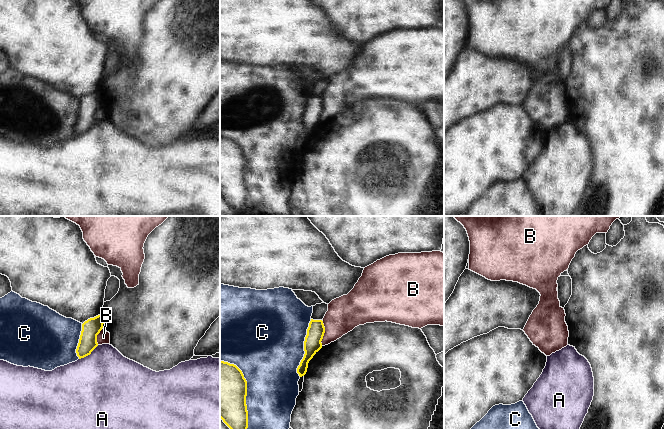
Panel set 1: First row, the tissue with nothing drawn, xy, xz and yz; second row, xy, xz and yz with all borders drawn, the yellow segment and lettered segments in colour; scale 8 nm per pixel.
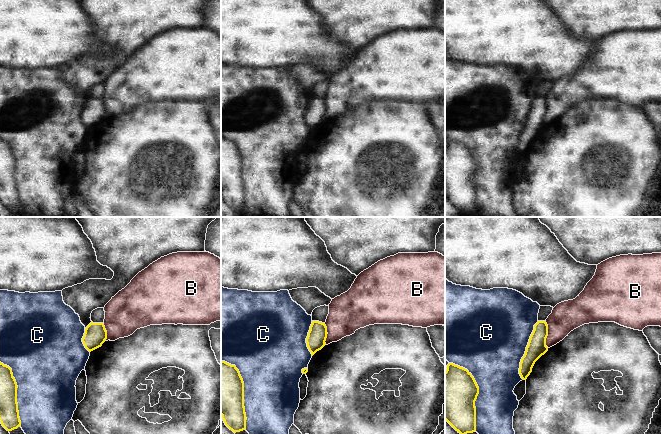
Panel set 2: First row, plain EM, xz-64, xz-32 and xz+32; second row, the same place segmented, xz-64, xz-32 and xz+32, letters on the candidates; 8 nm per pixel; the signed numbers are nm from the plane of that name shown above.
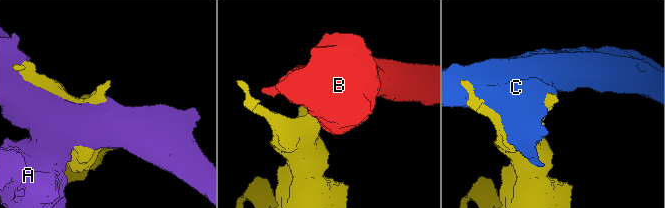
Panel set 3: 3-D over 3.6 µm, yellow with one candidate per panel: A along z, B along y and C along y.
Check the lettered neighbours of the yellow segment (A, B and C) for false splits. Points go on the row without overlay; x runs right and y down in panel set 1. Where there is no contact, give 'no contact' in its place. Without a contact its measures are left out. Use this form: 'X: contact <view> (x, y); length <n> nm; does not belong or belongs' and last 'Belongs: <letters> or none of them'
A: contact xy (88, 130); length 200 nm; does not belong
B: contact xz (324, 108); length 200 nm; does not belong
C: contact xz (246, 166); length 600 nm; does not belong
Belongs: none of them

